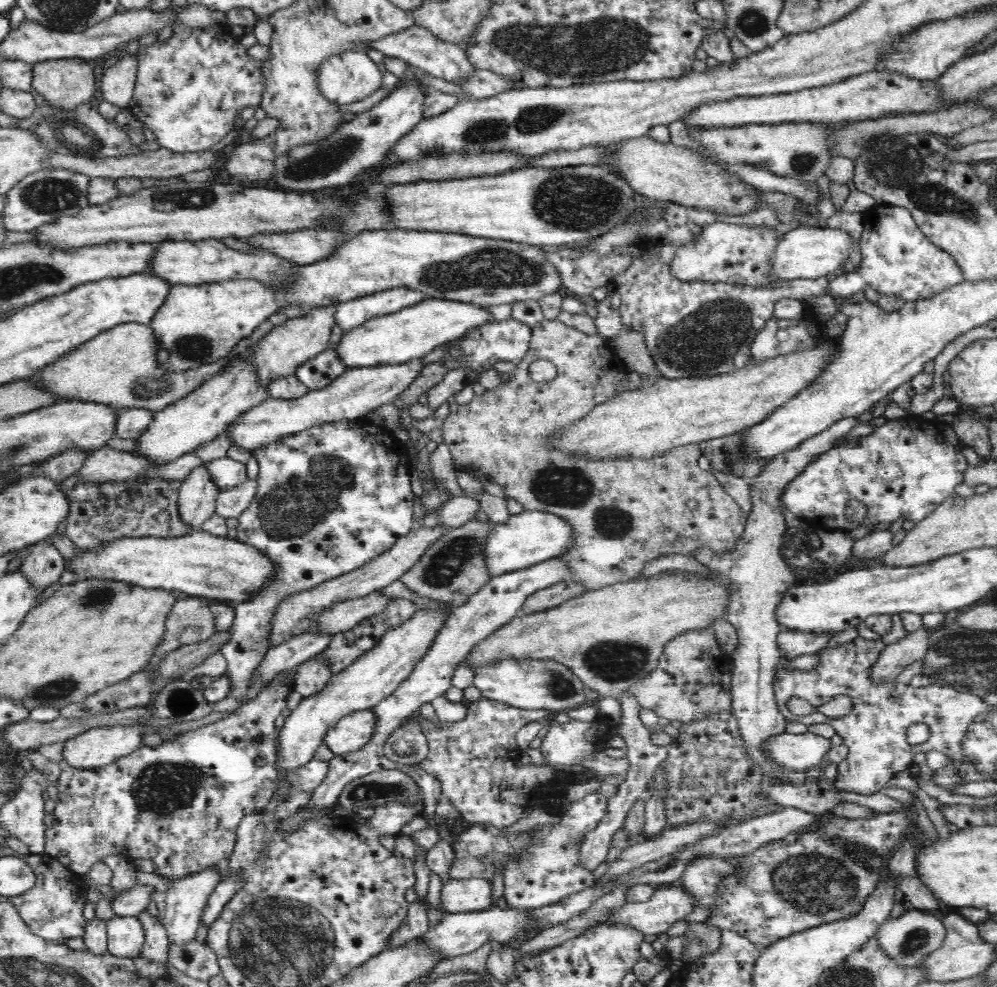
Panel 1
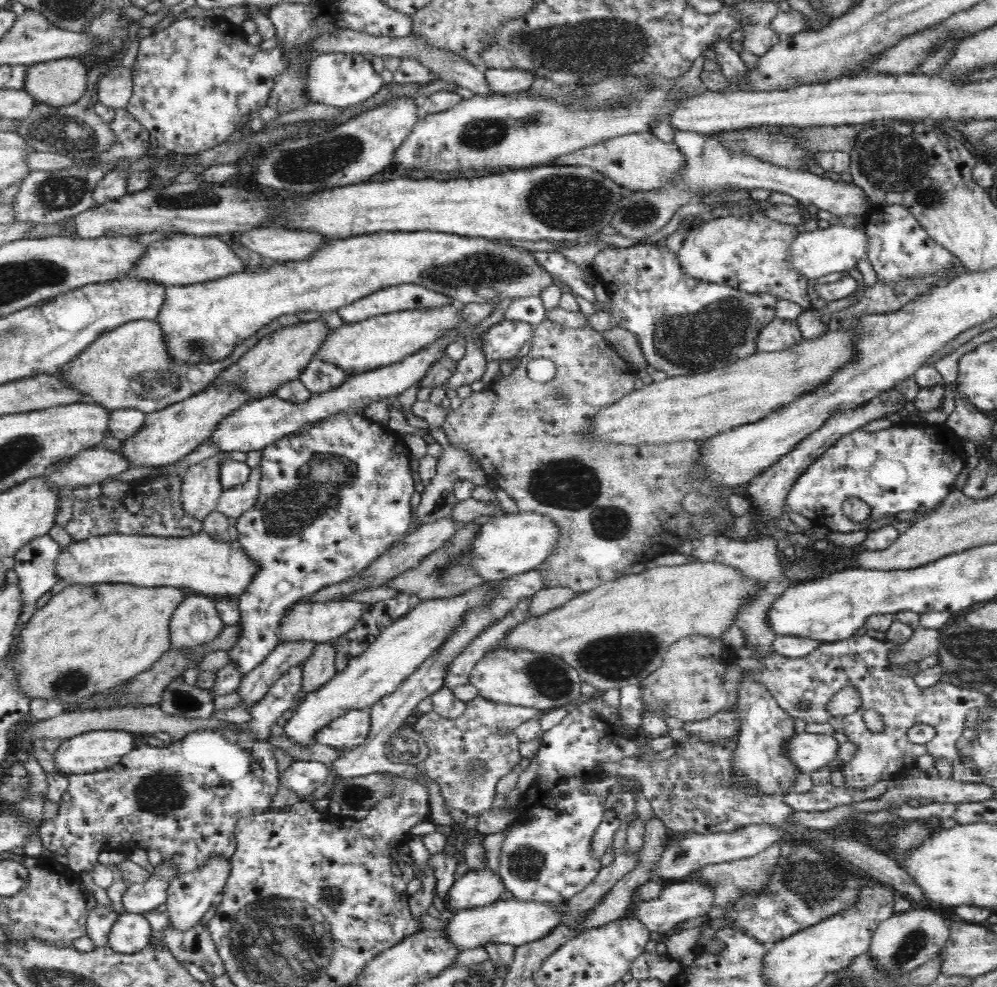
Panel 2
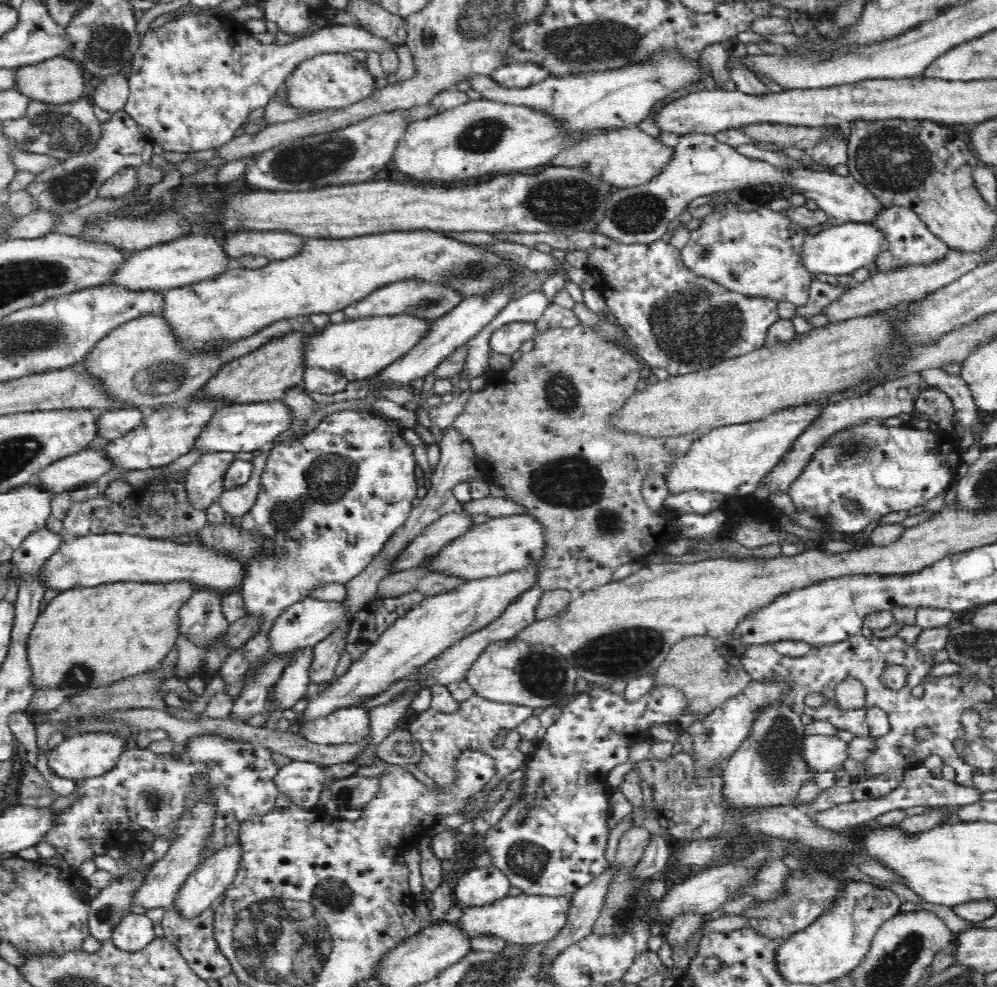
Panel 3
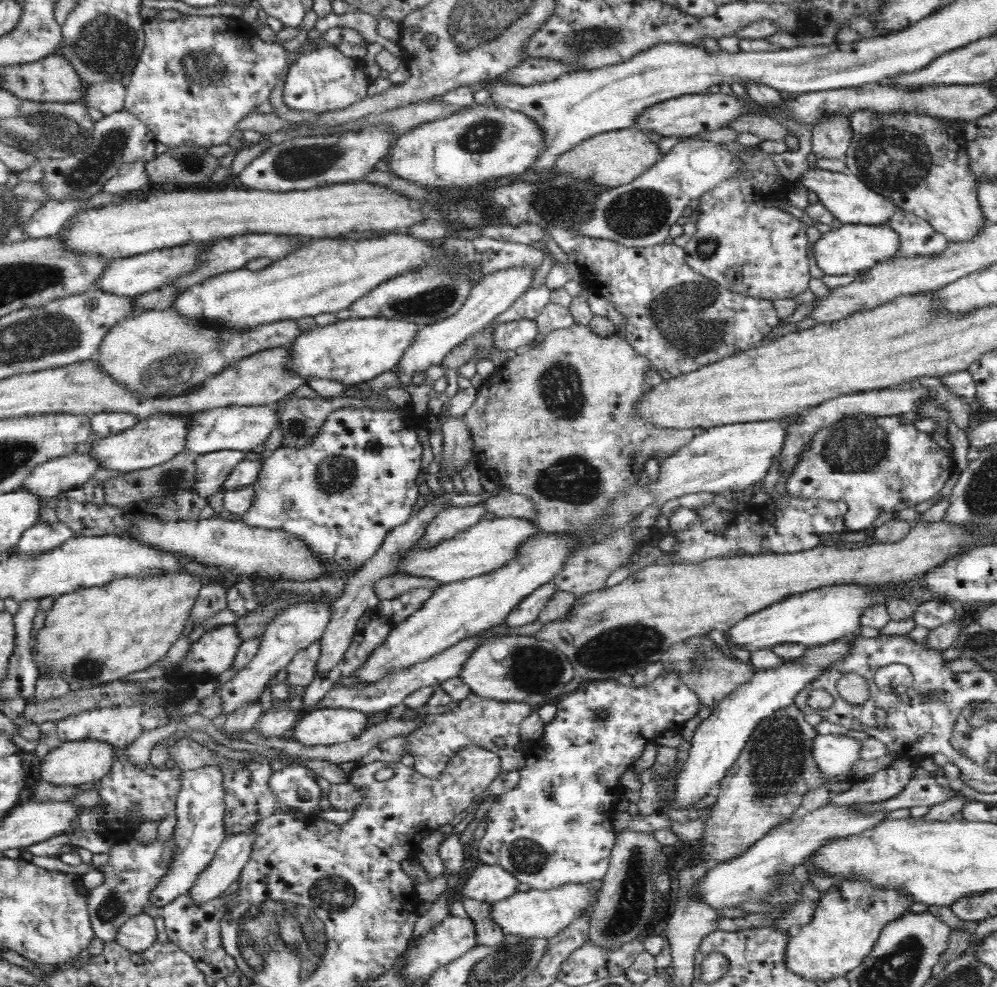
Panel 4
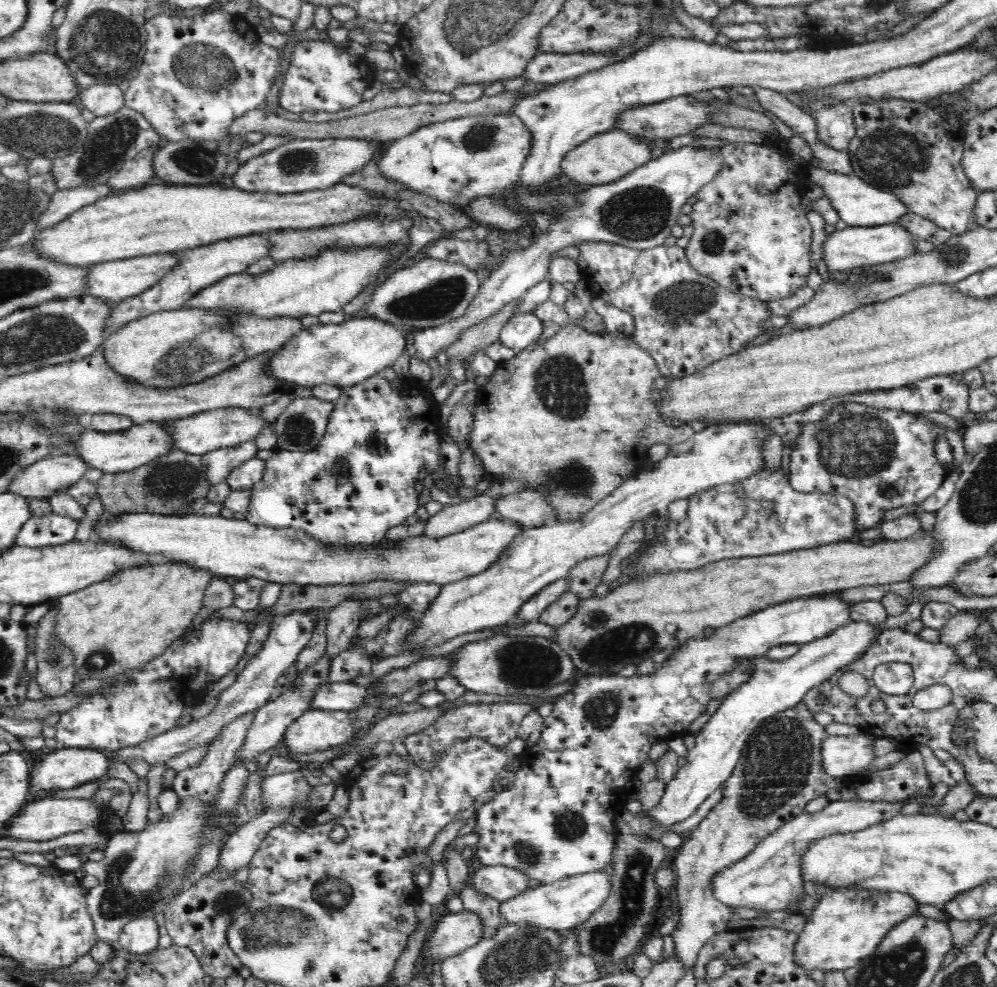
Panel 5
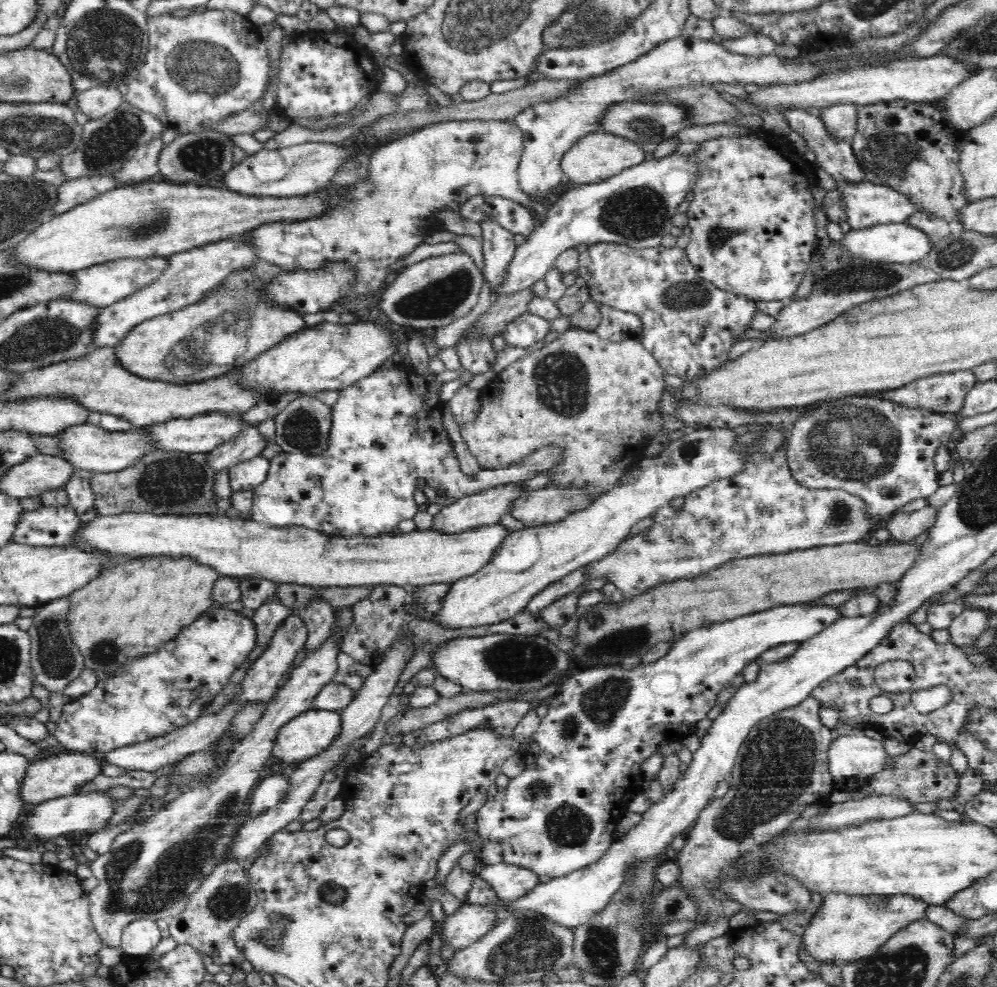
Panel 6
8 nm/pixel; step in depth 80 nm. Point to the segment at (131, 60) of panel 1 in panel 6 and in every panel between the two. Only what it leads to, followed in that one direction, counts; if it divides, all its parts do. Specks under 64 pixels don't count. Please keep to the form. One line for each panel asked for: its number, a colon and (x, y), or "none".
2: (115, 89)
3: (111, 94)
4: (108, 97)
5: (103, 100)
6: (96, 103)

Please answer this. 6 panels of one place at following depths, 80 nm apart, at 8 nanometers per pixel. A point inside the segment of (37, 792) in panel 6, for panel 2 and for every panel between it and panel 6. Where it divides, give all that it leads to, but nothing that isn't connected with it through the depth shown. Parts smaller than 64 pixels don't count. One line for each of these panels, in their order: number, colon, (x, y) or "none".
2: (93, 751)
3: (79, 756)
4: (75, 762)
5: (66, 767)

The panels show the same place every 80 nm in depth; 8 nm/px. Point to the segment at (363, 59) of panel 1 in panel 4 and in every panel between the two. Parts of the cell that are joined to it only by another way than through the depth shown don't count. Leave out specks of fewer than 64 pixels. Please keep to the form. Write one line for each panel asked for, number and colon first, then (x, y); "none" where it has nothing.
2: (339, 79)
3: (330, 80)
4: (322, 80)

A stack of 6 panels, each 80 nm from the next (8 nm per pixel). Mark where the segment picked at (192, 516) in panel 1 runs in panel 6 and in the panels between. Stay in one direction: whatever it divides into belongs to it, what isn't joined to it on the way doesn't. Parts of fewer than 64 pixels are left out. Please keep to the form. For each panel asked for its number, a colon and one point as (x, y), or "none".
2: (200, 490)
3: (204, 484)
4: (212, 469)
5: (219, 463)
6: (249, 443)

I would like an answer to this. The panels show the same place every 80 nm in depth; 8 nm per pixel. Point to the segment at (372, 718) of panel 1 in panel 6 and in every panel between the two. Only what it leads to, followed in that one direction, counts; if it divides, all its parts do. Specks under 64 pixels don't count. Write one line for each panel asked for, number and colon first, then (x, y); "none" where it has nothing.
2: (348, 731)
3: (349, 725)
4: (329, 726)
5: (316, 729)
6: (309, 734)

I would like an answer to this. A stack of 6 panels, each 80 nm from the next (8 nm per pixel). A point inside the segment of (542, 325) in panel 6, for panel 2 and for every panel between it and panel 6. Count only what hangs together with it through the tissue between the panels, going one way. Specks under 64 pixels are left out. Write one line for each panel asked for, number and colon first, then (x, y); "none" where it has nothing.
2: (502, 341)
3: (506, 340)
4: (516, 335)
5: (521, 331)

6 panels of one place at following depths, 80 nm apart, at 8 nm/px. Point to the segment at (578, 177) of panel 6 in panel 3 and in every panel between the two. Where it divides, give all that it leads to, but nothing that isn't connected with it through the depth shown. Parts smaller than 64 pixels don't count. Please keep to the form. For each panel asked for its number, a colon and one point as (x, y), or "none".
3: (626, 158)
4: (611, 159)
5: (607, 157)

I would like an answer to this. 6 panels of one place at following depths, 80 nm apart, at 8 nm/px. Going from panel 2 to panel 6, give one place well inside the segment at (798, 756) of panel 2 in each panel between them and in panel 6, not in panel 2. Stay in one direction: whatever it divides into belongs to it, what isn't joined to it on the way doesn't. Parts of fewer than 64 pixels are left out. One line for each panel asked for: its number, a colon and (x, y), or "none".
3: (822, 753)
4: (834, 754)
5: (849, 755)
6: (860, 755)

